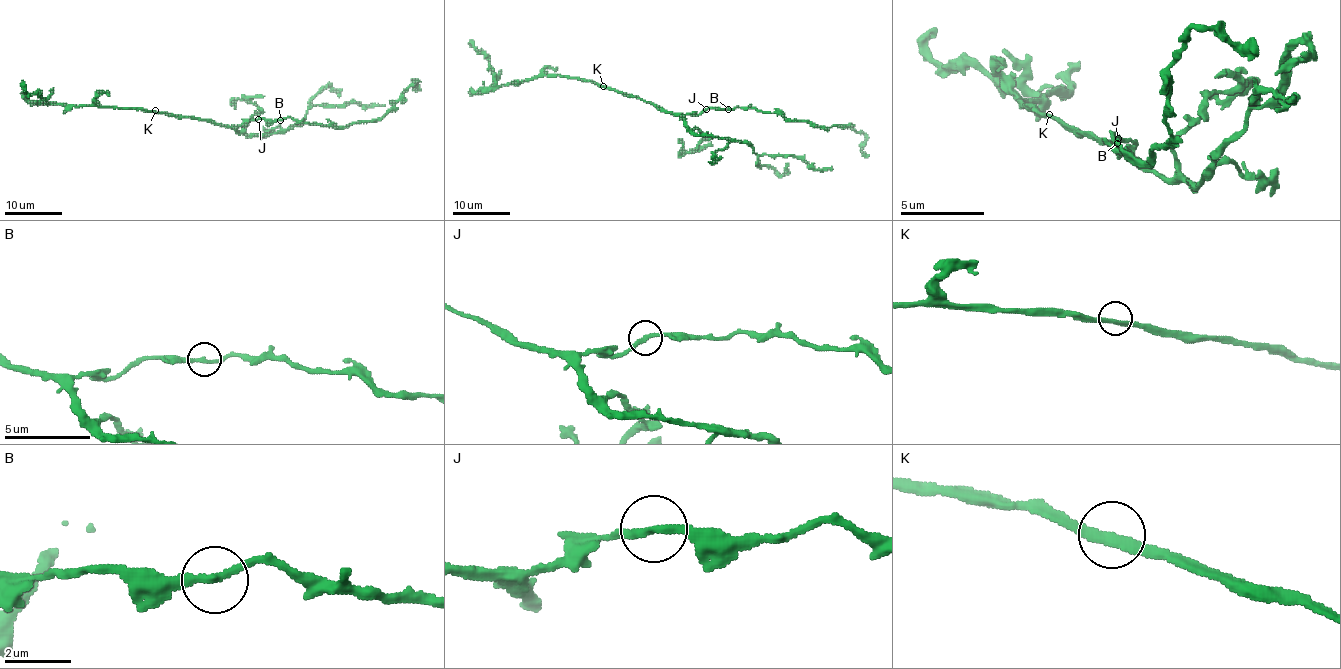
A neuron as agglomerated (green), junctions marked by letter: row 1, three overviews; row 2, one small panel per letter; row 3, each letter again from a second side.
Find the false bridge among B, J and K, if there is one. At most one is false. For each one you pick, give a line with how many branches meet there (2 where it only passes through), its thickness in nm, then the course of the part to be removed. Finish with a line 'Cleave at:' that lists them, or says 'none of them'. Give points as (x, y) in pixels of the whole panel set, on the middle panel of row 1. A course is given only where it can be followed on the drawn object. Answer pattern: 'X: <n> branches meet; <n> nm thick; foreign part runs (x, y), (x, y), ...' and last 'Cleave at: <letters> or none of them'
Cleave at: none of them

